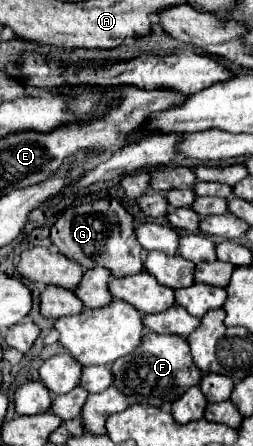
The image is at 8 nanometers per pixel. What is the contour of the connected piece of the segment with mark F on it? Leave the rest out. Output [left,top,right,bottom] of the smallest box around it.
[112,332,202,410]

